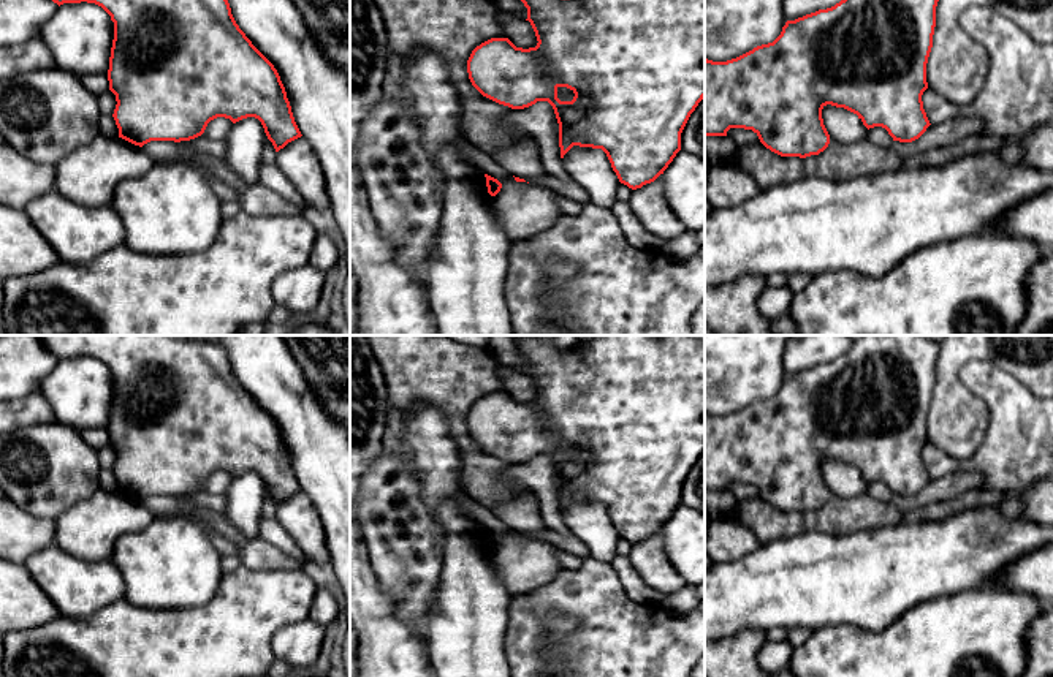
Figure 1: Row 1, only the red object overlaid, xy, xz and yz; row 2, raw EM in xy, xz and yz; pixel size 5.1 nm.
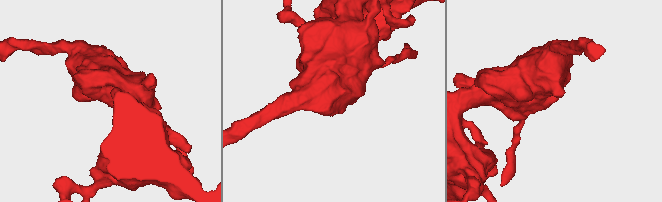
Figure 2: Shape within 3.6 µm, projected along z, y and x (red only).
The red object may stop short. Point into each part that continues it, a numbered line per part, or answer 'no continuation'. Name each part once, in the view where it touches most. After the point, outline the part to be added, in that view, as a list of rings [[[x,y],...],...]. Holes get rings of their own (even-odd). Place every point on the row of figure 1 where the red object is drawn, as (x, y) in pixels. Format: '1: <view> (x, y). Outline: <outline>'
no continuation

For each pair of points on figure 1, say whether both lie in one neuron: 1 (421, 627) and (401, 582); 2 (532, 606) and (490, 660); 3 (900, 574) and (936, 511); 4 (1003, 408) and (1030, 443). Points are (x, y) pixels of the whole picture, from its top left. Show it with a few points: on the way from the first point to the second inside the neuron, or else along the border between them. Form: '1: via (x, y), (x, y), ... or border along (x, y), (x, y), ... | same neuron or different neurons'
1: via (417, 616), (412, 593) | same neuron
2: border along (510, 606), (504, 636), (505, 660) | different neurons
3: border along (966, 511), (957, 511), (935, 521), (901, 524) | different neurons
4: via (1011, 416), (1026, 435) | same neuron

